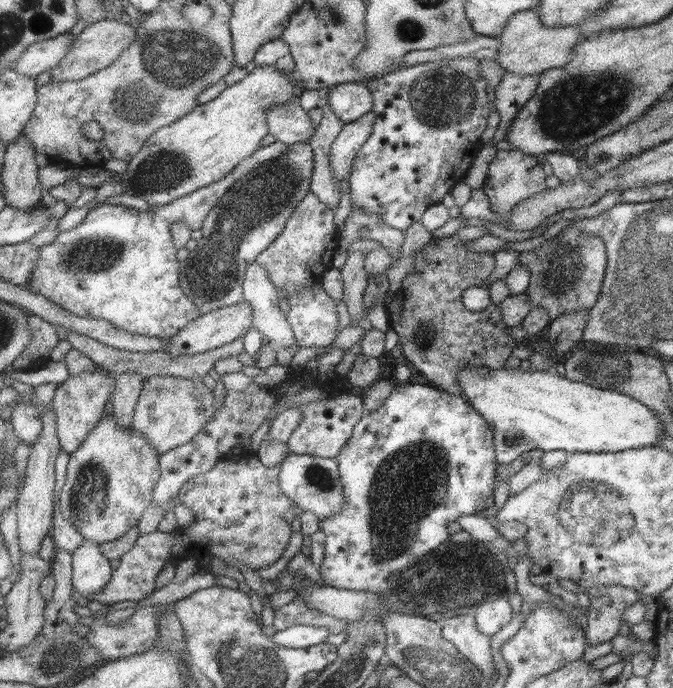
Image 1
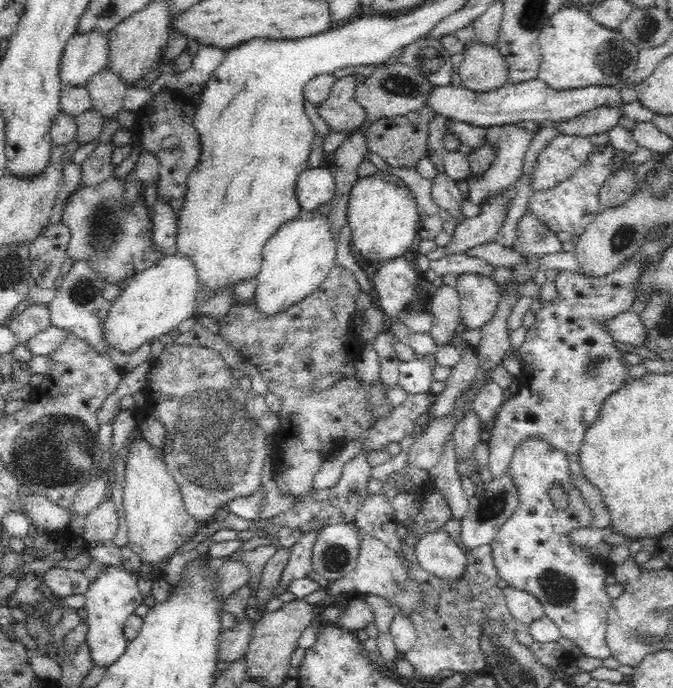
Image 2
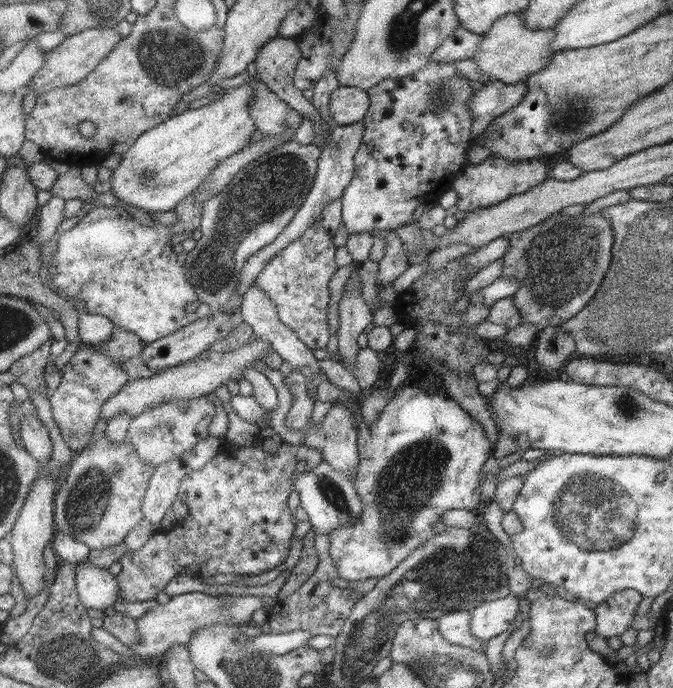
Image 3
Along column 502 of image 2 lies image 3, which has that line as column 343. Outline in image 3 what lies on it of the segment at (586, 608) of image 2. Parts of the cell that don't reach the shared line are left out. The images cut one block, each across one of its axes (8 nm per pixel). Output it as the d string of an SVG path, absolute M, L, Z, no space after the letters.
M410 385L395 389L379 416L369 422L358 421L356 449L358 463L352 485L363 510L357 522L351 526L337 526L328 537L328 555L341 580L357 582L387 576L435 535L433 523L437 524L443 513L451 509L477 513L482 506L479 472L485 460L492 456L492 444L482 426L449 396Z

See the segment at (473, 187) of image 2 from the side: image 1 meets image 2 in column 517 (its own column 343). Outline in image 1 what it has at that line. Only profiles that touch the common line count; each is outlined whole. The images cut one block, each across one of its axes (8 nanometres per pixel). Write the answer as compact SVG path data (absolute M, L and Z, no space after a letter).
M373 111L366 112L357 120L344 123L331 141L327 161L329 172L335 182L340 184L341 180L348 180L357 150L371 133L373 121L375 121Z

